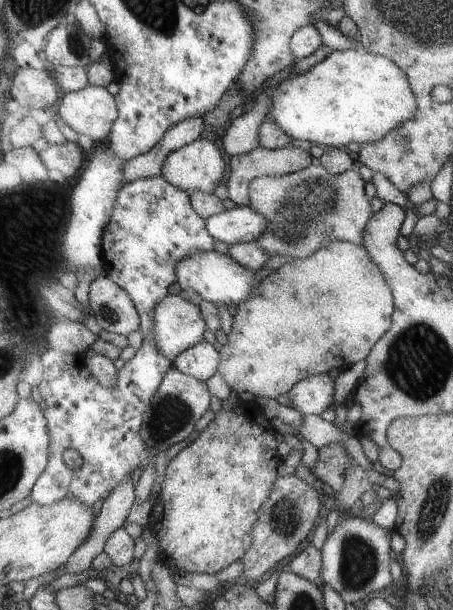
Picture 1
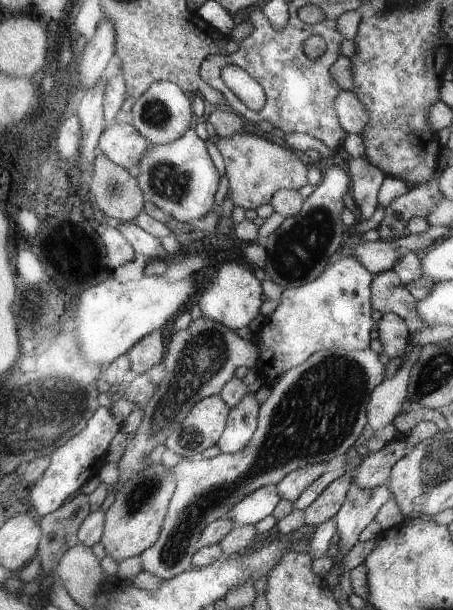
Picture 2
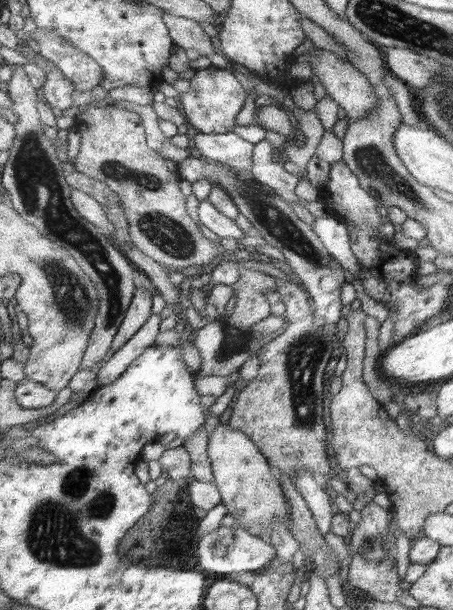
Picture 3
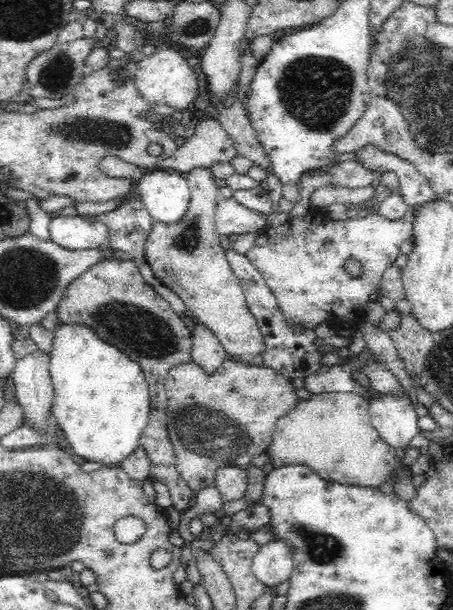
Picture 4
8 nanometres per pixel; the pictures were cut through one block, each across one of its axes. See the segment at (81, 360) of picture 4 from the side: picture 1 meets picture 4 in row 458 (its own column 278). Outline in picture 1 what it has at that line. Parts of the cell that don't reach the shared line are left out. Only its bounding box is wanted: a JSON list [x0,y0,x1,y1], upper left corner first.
[269,48,419,148]

